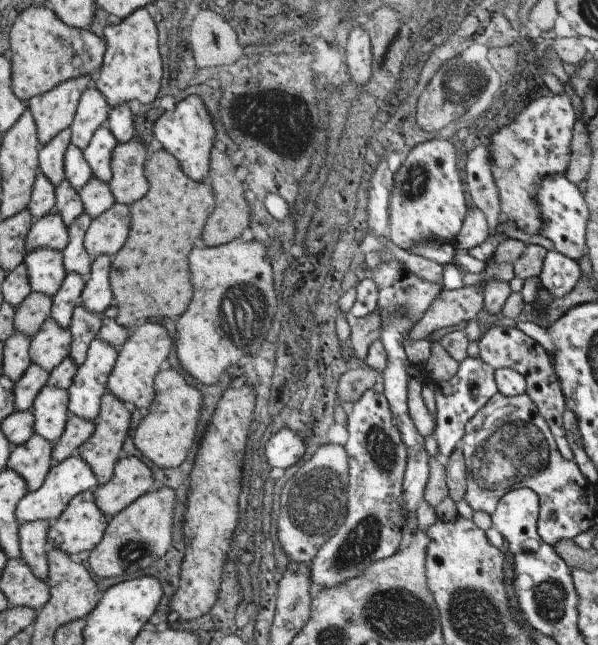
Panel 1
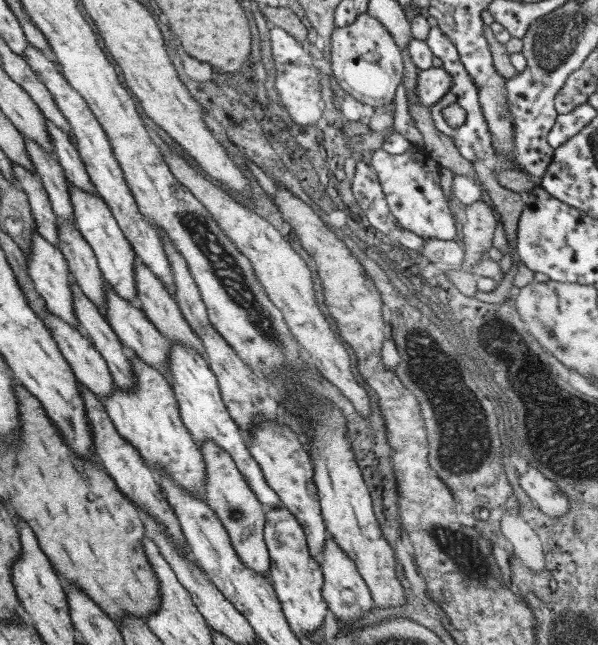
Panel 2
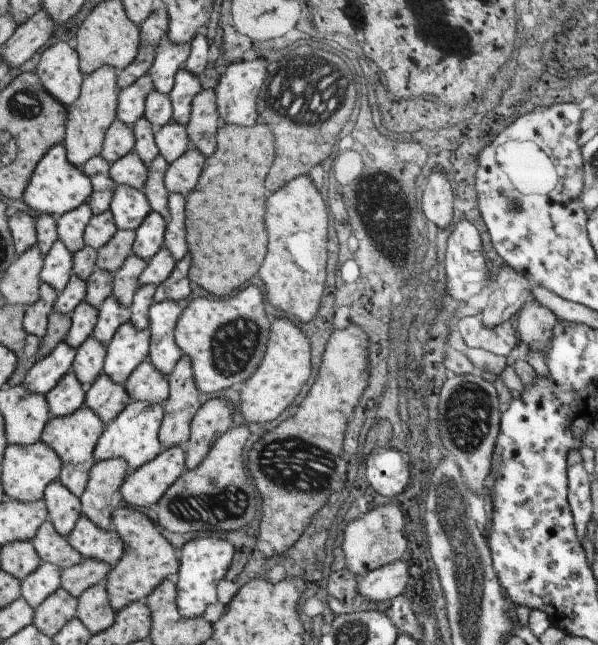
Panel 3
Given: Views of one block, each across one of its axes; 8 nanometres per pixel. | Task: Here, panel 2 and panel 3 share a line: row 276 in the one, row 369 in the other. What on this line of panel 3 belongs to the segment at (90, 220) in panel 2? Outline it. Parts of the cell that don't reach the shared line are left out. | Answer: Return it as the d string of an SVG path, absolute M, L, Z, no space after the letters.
M129 322L121 323L116 328L115 334L106 344L106 353L103 361L102 372L105 373L113 382L123 385L126 378L133 372L133 369L140 363L147 360L148 346L150 344L150 330L132 327Z

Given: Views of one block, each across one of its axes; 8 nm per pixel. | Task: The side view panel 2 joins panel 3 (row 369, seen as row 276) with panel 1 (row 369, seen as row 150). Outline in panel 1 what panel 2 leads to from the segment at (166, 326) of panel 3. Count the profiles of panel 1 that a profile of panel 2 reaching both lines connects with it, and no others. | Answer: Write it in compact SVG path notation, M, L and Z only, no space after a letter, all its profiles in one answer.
M95 337L88 344L85 360L77 367L68 392L68 412L94 422L100 398L107 392L106 380L118 352L110 344Z

